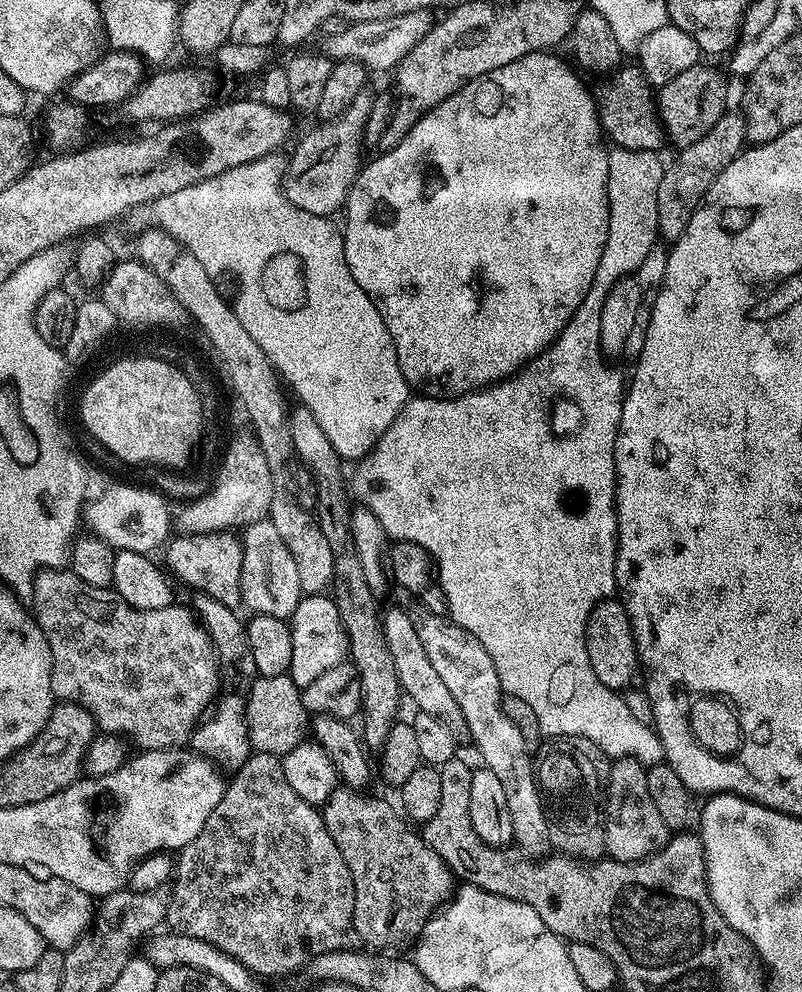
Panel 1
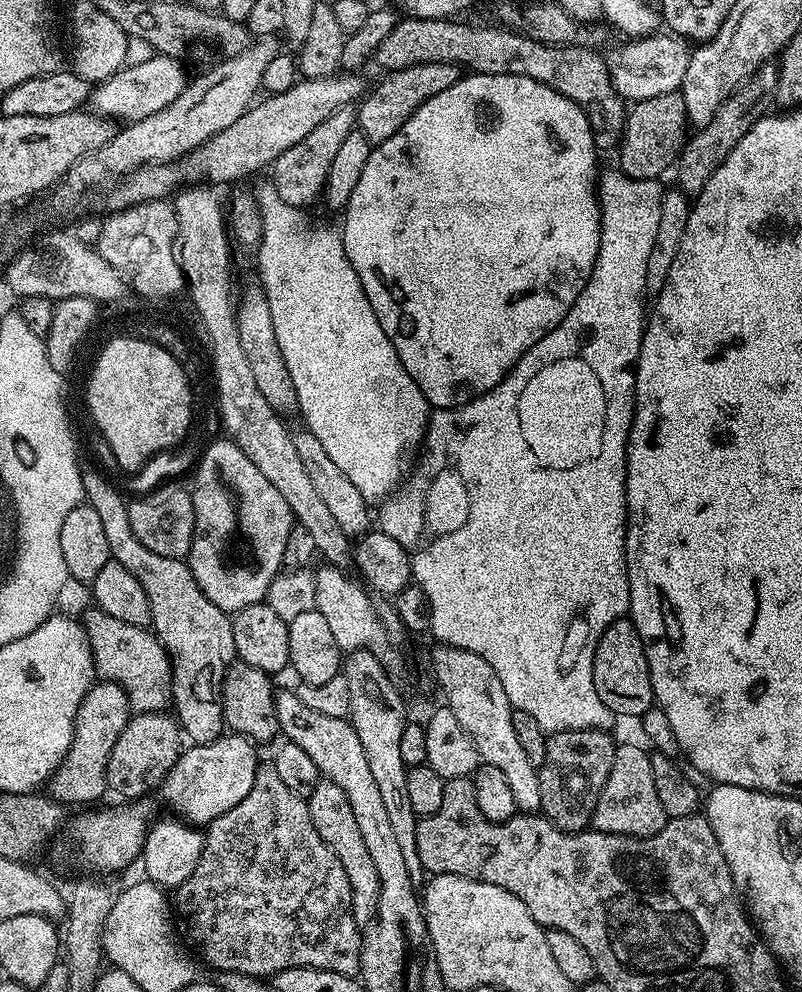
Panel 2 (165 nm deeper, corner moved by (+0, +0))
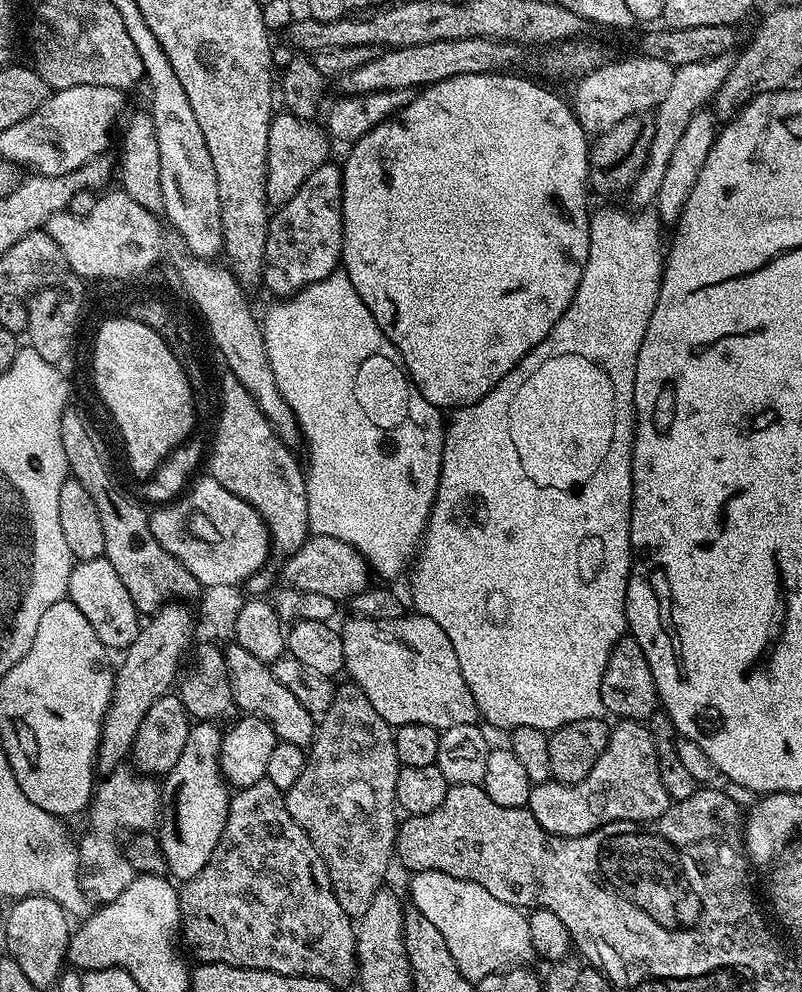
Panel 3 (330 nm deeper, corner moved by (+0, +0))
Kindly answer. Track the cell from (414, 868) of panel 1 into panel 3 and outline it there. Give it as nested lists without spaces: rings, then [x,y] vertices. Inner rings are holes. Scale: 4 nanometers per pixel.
[[[355,686],[341,687],[332,704],[319,717],[316,736],[306,752],[304,769],[298,782],[284,792],[286,810],[290,810],[290,818],[298,822],[306,830],[310,842],[319,848],[324,865],[328,868],[330,882],[334,894],[338,898],[338,906],[346,910],[346,914],[359,918],[366,914],[370,902],[374,902],[374,894],[382,891],[388,875],[388,865],[394,860],[394,845],[398,827],[398,812],[391,803],[387,804],[380,796],[372,796],[371,788],[395,789],[396,779],[402,767],[396,753],[396,738],[393,725],[384,721],[382,714],[370,706],[370,698],[362,694]]]

